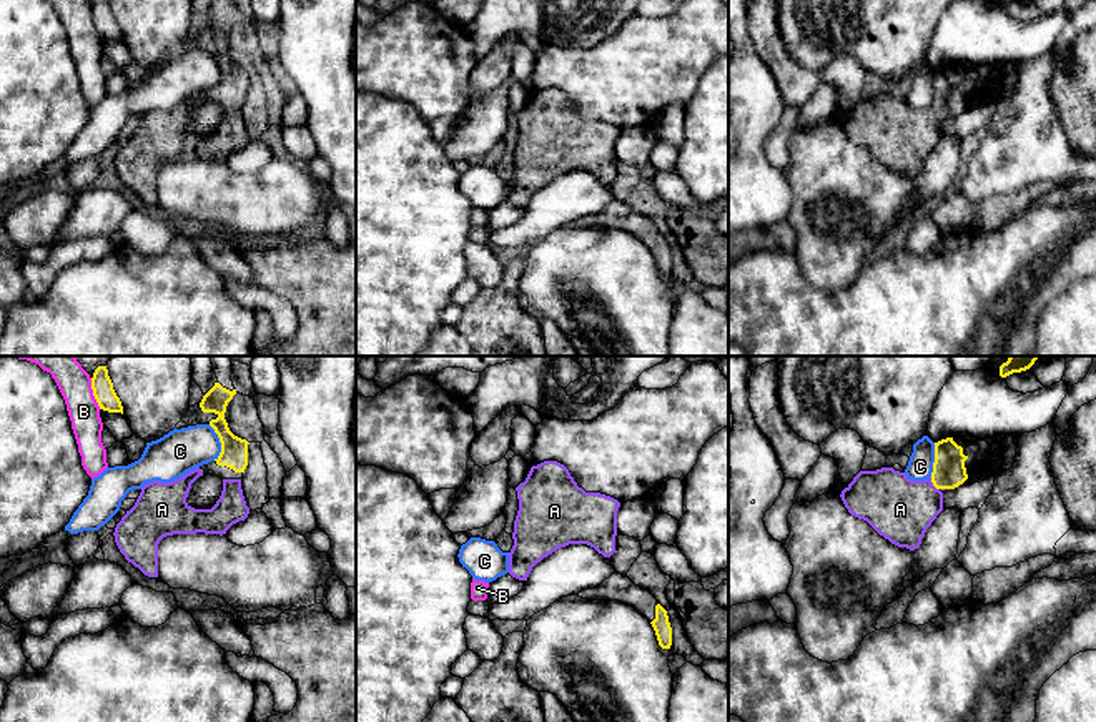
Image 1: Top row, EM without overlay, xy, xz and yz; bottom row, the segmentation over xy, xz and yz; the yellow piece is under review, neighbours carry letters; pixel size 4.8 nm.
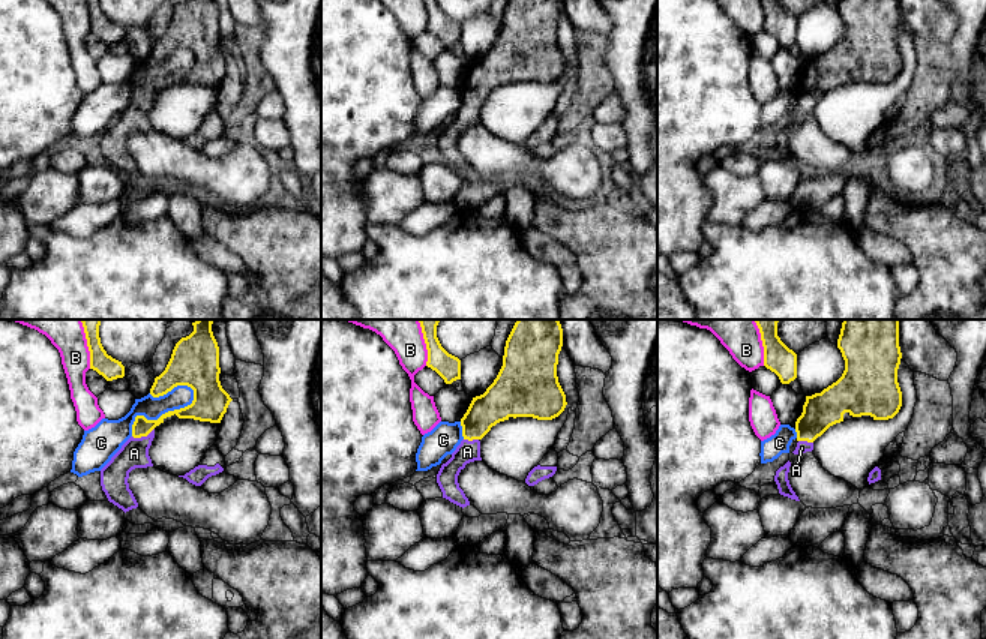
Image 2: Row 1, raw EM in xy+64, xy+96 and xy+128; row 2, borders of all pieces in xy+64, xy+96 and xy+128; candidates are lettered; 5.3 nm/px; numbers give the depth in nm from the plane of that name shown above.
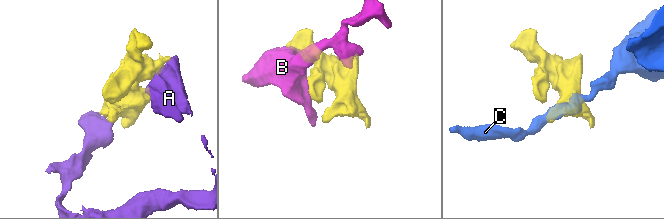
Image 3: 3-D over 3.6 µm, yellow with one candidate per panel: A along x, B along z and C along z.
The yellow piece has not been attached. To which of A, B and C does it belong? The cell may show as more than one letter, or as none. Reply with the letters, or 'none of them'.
A

